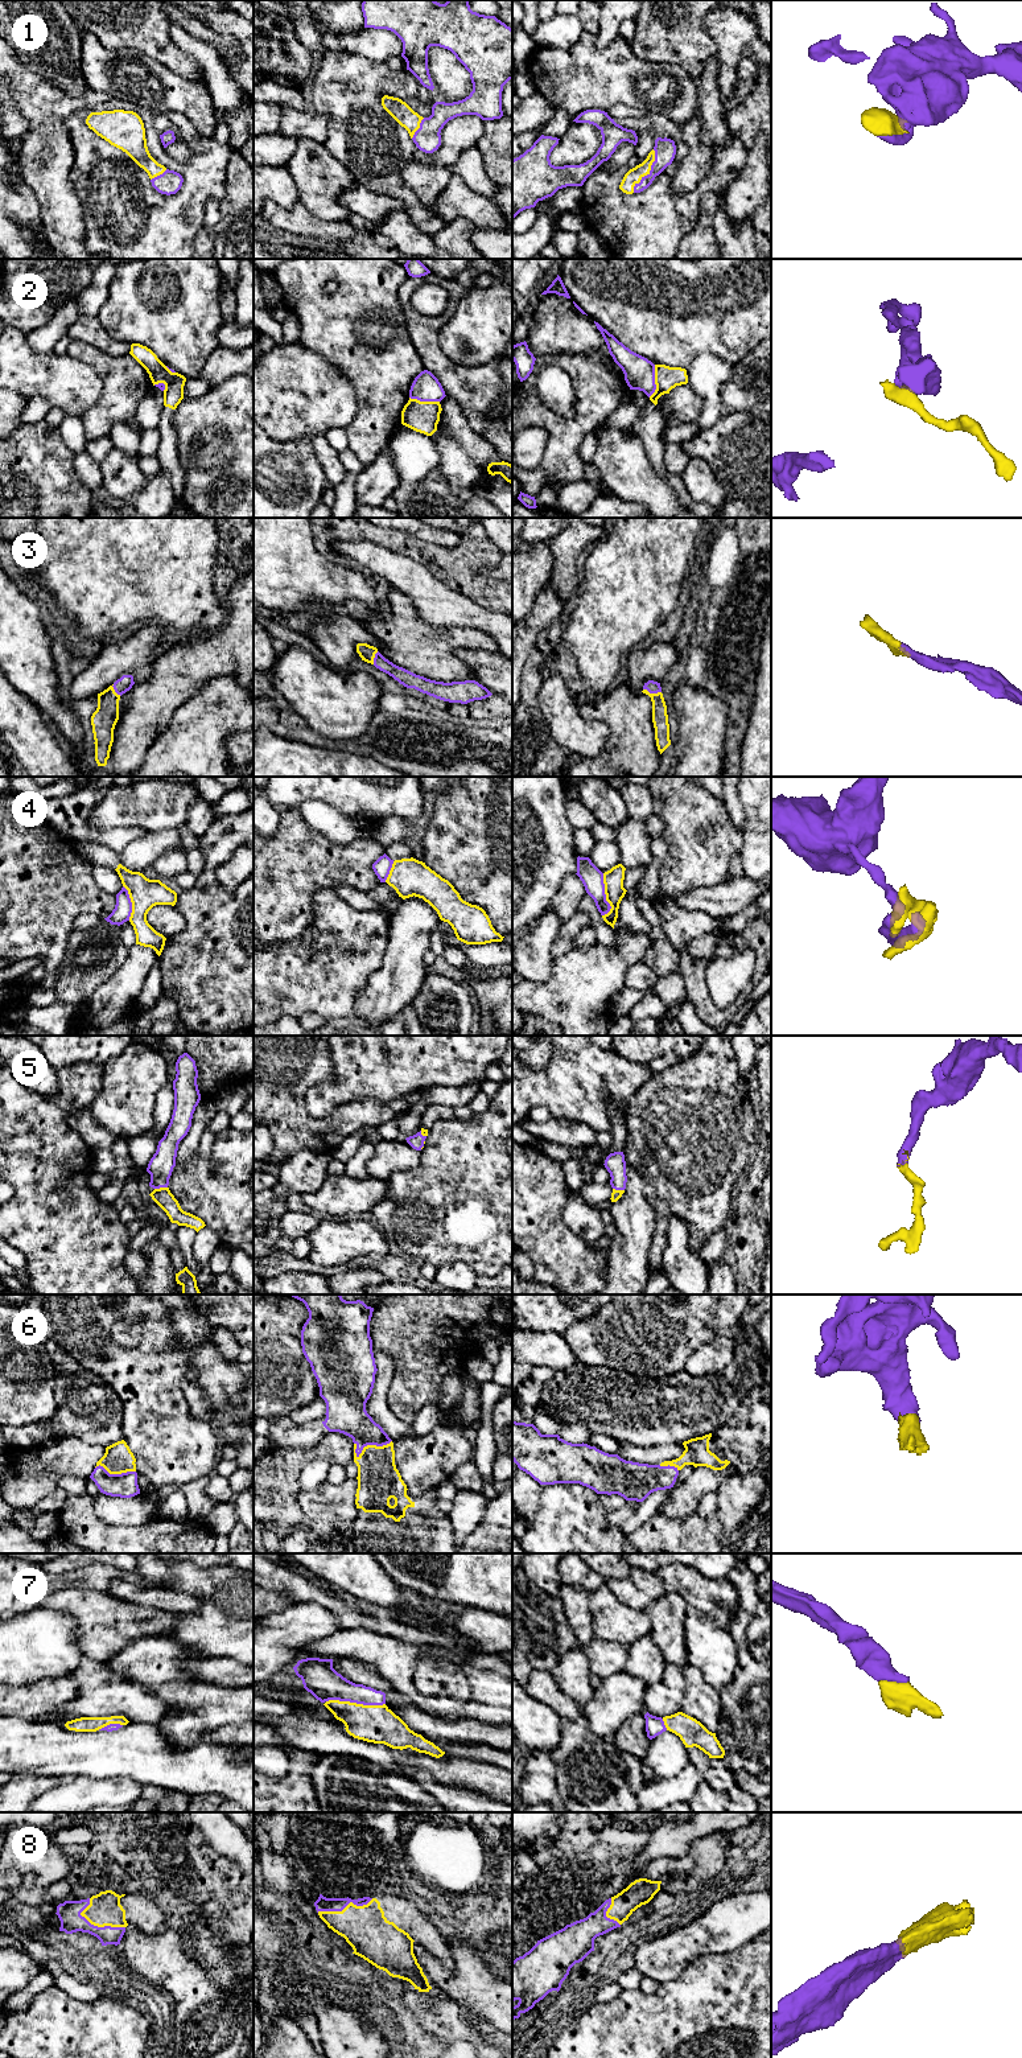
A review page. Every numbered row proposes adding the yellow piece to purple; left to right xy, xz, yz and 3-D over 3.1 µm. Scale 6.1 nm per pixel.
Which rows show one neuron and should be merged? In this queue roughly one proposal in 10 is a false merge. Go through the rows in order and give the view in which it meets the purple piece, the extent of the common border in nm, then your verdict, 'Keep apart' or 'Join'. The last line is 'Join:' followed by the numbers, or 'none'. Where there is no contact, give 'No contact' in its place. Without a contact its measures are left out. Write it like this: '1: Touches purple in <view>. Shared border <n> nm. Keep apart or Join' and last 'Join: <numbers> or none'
1: Touches purple in yz. Shared border 300 nm. Join
2: Touches purple in yz. Shared border 200 nm. Keep apart
3: Touches purple in yz. Shared border 110 nm. Join
4: Touches purple in yz. Shared border 260 nm. Keep apart
5: Touches purple in xy. Shared border 80 nm. Join
6: Touches purple in xz. Shared border 240 nm. Join
7: Touches purple in xz. Shared border 360 nm. Join
8: Touches purple in xy. Shared border 300 nm. Join
Join: 1, 3, 5, 6, 7, 8

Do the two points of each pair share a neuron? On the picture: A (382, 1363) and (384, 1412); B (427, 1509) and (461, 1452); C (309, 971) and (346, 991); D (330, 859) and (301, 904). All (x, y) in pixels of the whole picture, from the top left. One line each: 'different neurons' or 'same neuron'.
A: same neuron
B: different neurons
C: same neuron
D: same neuron

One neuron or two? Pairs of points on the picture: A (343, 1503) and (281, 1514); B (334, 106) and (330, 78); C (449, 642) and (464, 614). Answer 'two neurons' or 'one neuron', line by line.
A: two neurons
B: one neuron
C: two neurons

